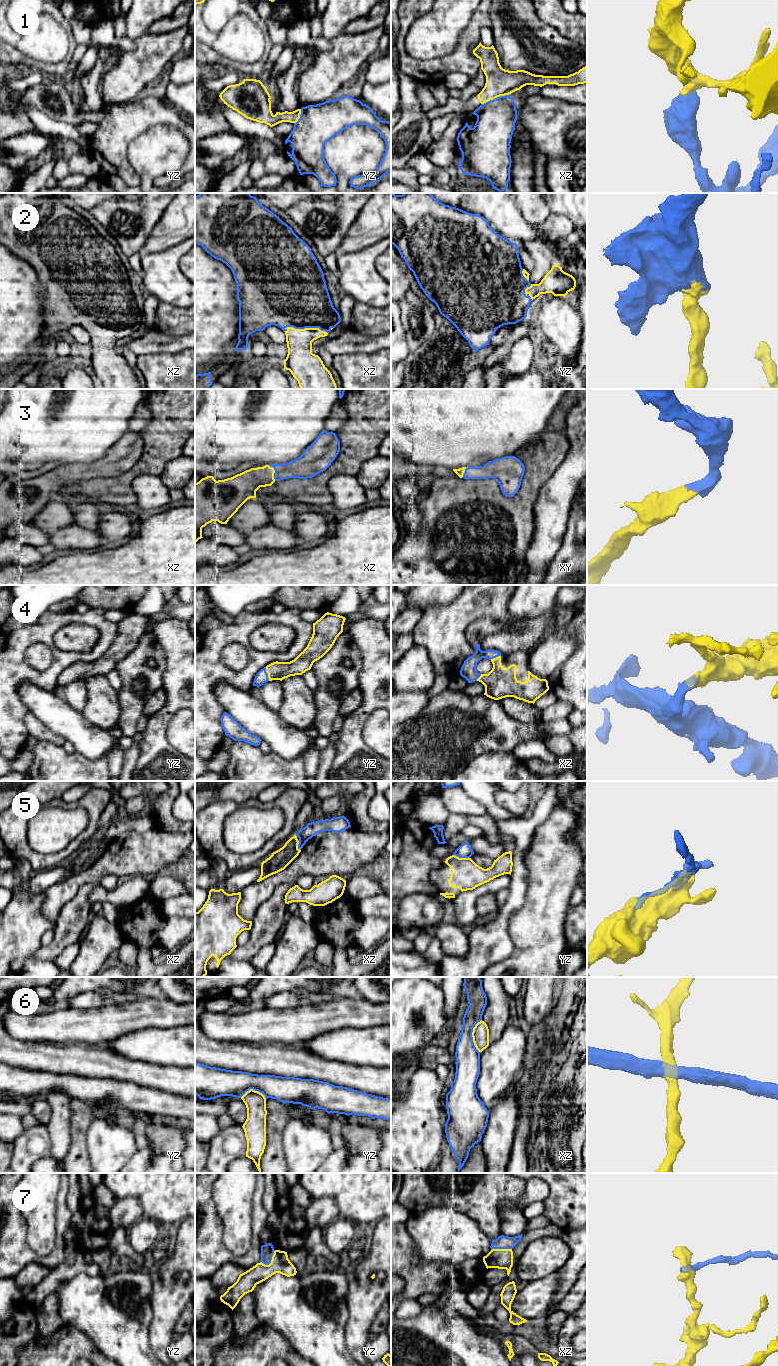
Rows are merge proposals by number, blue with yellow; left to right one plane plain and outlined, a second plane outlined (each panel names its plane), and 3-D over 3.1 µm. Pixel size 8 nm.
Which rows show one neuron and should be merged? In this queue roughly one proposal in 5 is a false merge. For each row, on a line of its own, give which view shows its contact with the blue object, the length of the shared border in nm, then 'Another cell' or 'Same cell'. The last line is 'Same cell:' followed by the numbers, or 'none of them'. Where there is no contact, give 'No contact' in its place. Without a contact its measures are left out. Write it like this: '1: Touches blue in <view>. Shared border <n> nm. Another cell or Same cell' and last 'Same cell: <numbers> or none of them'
1: Touches blue in xz. Shared border 240 nm. Another cell
2: Touches blue in xz. Shared border 360 nm. Same cell
3: Touches blue in xz. Shared border 140 nm. Same cell
4: Touches blue in yz. Shared border 120 nm. Same cell
5: Touches blue in yz. Shared border 130 nm. Another cell
6: Touches blue in xz. Shared border 280 nm. Another cell
7: Touches blue in yz. Shared border 160 nm. Another cell
Same cell: 2, 3, 4

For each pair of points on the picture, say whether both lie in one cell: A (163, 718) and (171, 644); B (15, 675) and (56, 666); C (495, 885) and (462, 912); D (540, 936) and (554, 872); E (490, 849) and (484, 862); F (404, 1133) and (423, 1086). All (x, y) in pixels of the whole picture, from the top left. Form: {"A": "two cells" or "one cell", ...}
{"A": "one cell", "B": "one cell", "C": "one cell", "D": "one cell", "E": "two cells", "F": "one cell"}

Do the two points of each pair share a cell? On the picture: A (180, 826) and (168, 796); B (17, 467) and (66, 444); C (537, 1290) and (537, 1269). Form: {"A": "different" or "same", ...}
{"A": "same", "B": "different", "C": "different"}

